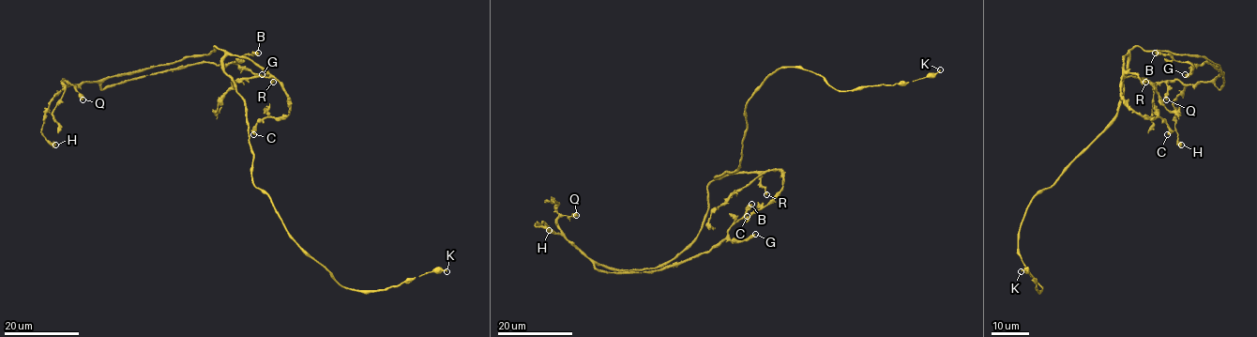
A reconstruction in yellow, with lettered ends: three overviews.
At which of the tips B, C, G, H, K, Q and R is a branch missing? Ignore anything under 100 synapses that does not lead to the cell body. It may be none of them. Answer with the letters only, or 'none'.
none

